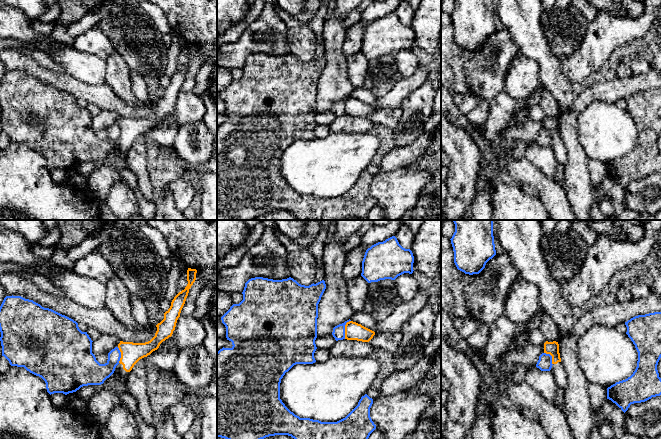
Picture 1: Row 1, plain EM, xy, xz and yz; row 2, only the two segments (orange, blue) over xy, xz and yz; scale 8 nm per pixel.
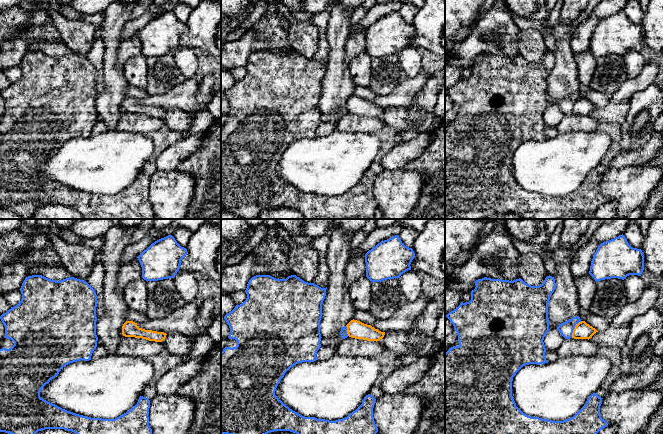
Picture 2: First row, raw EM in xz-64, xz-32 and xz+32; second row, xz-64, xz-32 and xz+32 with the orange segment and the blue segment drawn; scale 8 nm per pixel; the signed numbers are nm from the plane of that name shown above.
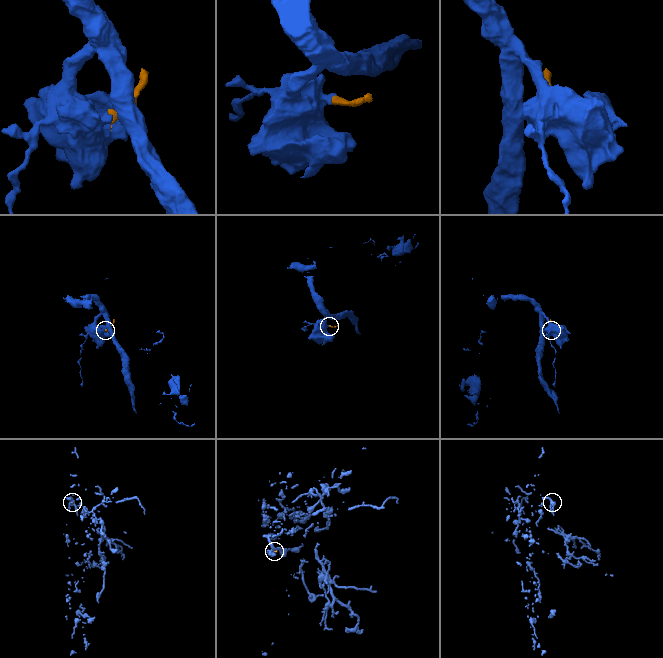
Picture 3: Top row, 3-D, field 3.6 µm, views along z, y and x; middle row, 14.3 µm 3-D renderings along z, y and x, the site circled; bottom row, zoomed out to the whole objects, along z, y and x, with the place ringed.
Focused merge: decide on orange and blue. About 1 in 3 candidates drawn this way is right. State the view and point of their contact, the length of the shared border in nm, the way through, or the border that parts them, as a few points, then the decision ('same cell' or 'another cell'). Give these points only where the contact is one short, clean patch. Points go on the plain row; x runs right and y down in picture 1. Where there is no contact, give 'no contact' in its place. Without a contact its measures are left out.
meets orange in xz at (345, 105); contact 160 nm long; border along xz (350, 96), (345, 101), (344, 114); another cell

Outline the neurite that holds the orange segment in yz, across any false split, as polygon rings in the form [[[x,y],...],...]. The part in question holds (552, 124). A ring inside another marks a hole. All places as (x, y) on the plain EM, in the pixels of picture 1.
[[[556,117],[544,119],[544,129],[550,130],[552,132],[552,144],[551,148],[554,152],[554,156],[558,164],[565,165],[567,162],[566,148],[561,139],[559,120]]]

